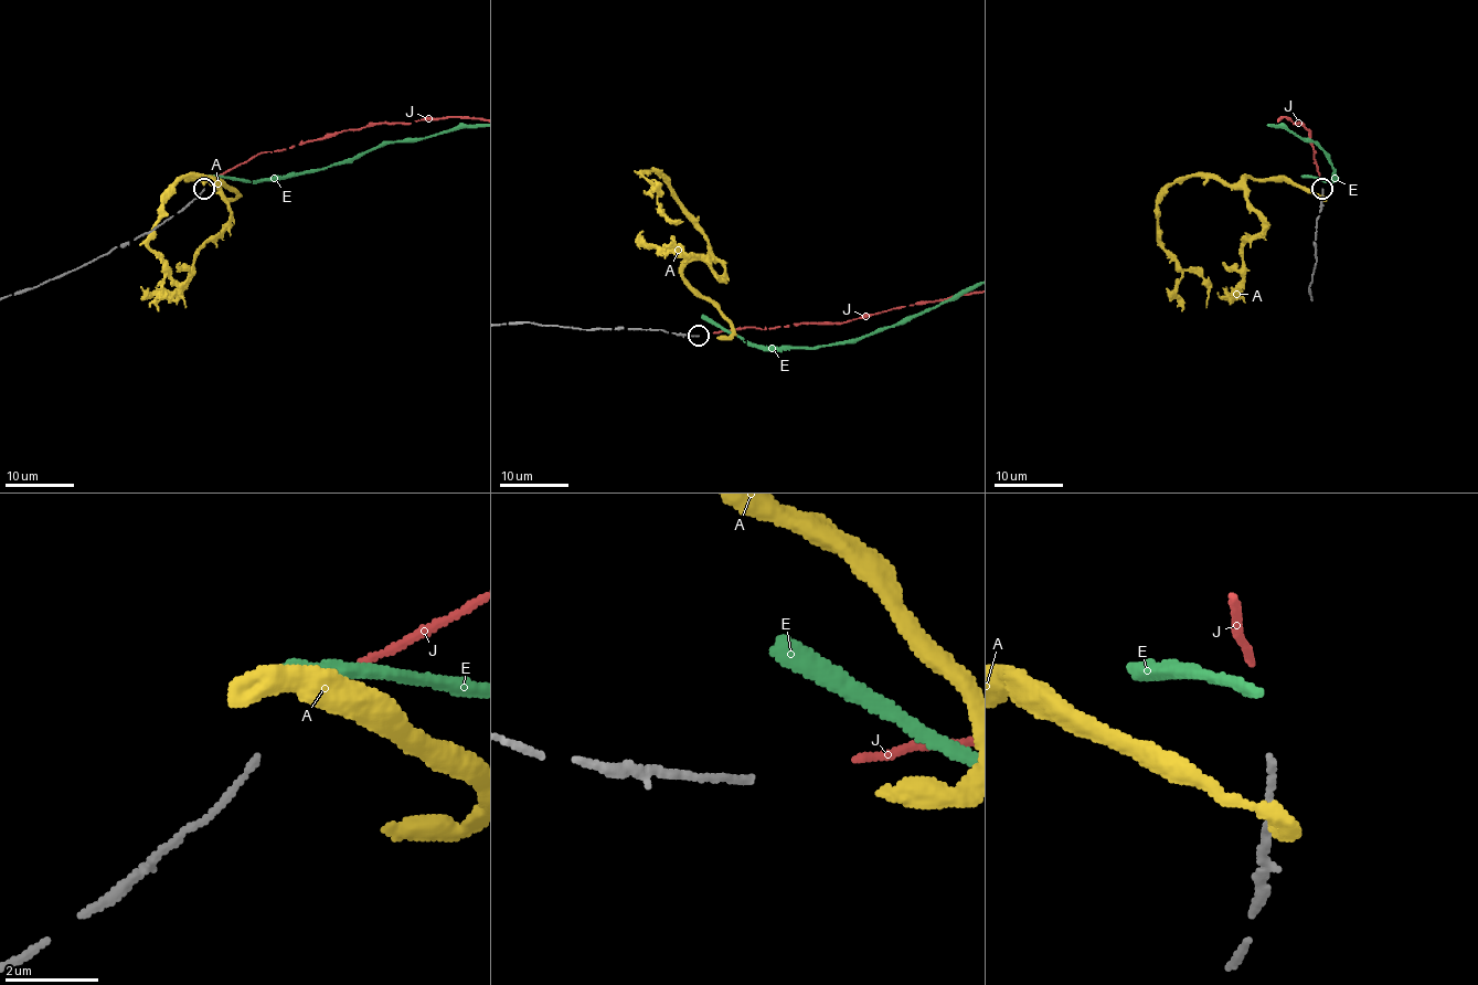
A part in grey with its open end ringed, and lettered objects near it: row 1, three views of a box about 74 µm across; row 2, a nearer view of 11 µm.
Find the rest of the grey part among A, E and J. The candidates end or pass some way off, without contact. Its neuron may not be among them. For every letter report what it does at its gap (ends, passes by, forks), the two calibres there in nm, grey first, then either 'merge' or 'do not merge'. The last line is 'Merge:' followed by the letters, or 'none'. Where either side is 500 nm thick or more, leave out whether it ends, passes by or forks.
A: it ends; calibres 110 and 360 nm; do not merge
E: calibres 110 and 600 nm; do not merge
J: it ends; calibres 110 and 130 nm; merge
Merge: J

